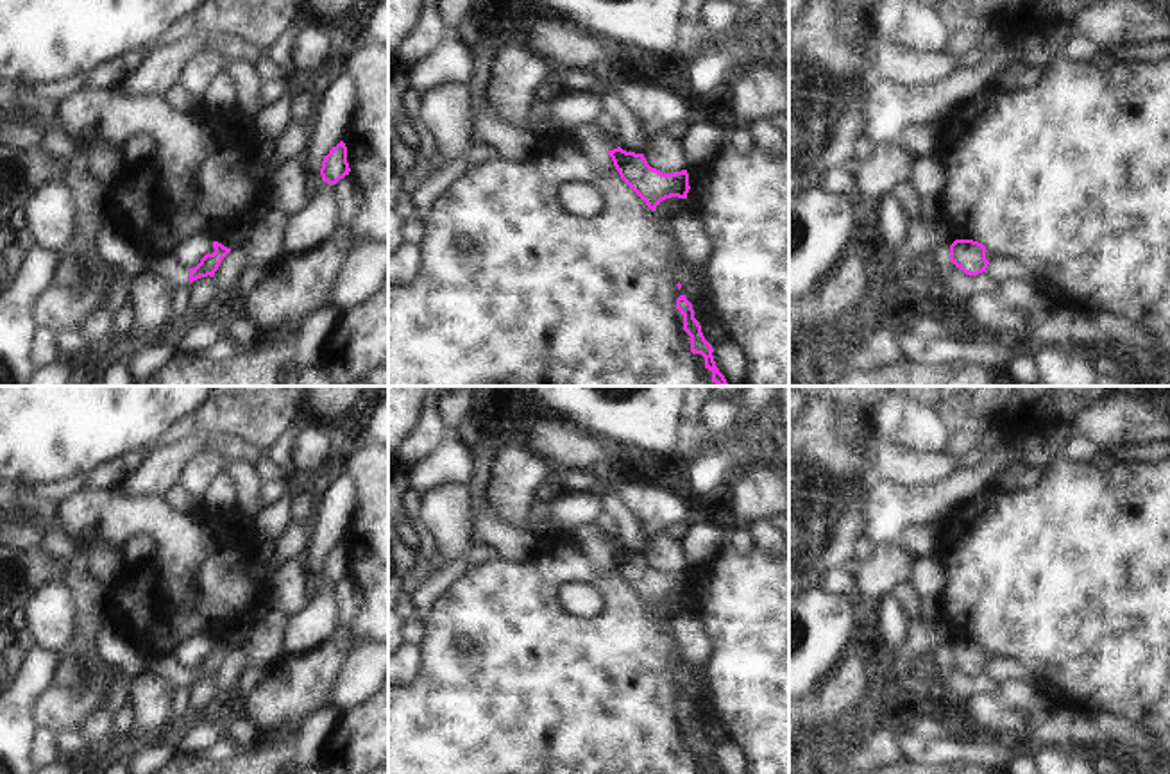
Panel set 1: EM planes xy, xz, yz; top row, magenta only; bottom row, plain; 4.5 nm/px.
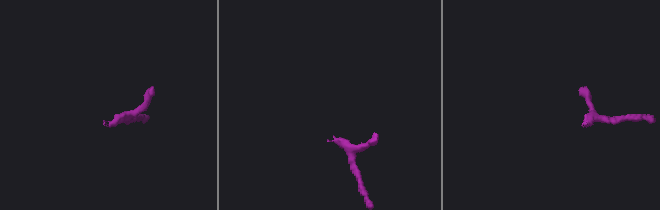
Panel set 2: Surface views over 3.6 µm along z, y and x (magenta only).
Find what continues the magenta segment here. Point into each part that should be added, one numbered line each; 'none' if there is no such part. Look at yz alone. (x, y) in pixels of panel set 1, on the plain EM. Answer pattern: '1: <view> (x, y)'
none.

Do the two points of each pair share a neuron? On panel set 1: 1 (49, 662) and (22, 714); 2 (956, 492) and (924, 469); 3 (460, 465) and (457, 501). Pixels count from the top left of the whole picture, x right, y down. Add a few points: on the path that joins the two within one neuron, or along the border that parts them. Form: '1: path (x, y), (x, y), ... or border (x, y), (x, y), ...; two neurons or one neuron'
1: path (36, 674), (22, 701); one neuron
2: border (959, 469), (932, 481), (897, 481); two neurons
3: border (466, 483), (446, 483), (424, 496); two neurons

